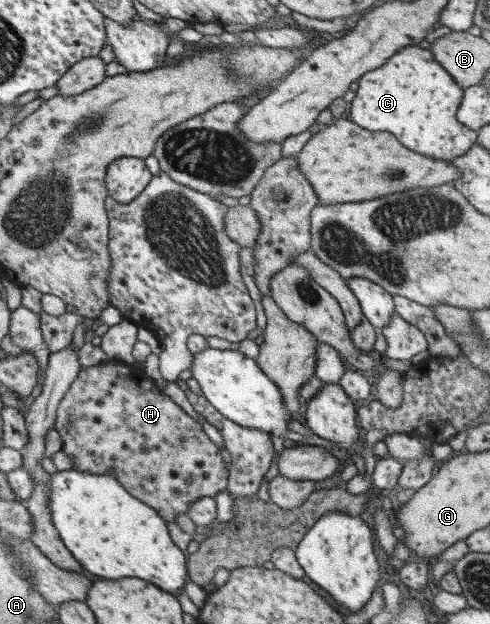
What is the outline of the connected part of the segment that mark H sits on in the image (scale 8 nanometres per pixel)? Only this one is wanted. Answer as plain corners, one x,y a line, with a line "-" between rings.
106,361
102,364
80,369
66,390
65,395
59,400
56,413
57,416
55,416
53,426
61,439
60,450
71,458
72,469
95,475
111,474
129,494
132,494
137,500
144,502
147,506
156,509
156,513
165,522
168,520
175,522
174,519
179,513
187,514
187,509
189,509
189,505
193,501
203,497
213,497
217,492
226,491
228,470
225,469
225,463
223,463
219,448
209,440
197,421
191,419
177,404
174,404
161,392
150,378
144,374
141,366
127,366
116,361

